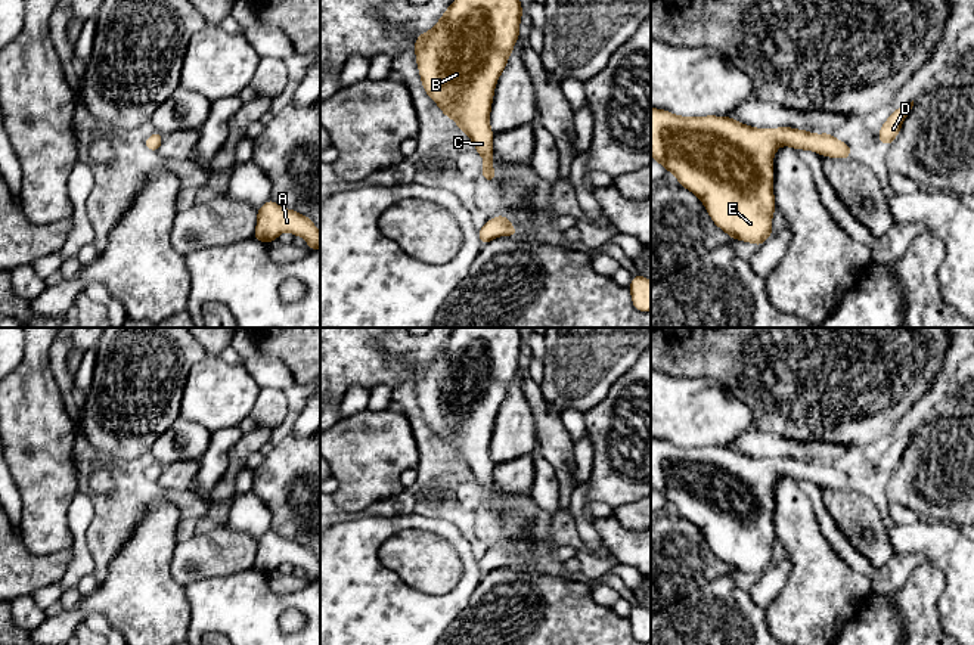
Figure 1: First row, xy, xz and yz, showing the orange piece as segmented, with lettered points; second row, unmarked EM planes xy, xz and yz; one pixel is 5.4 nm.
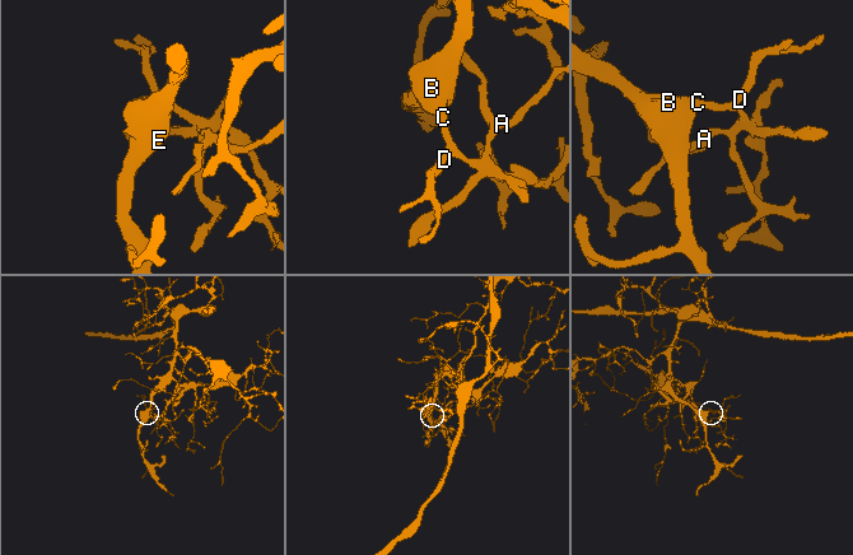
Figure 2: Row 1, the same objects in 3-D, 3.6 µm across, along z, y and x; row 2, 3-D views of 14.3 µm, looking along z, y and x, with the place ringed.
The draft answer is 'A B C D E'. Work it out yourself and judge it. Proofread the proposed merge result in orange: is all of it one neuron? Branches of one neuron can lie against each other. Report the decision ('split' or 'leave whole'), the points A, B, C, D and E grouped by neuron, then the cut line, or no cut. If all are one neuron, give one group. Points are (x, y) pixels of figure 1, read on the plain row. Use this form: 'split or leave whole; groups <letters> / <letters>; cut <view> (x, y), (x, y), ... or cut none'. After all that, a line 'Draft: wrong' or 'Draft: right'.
leave whole; groups A B C D E; cut none
Draft: right

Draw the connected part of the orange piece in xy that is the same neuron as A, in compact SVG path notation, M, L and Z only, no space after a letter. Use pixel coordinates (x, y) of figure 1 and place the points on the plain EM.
M269 530L257 540L257 558L252 568L270 574L283 562L303 567L307 571L307 580L320 579L320 562L307 546L295 540L286 540Z

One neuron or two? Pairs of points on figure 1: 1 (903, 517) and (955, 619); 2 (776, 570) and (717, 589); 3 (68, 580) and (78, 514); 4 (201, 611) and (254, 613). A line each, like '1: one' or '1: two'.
1: two
2: two
3: one
4: one

